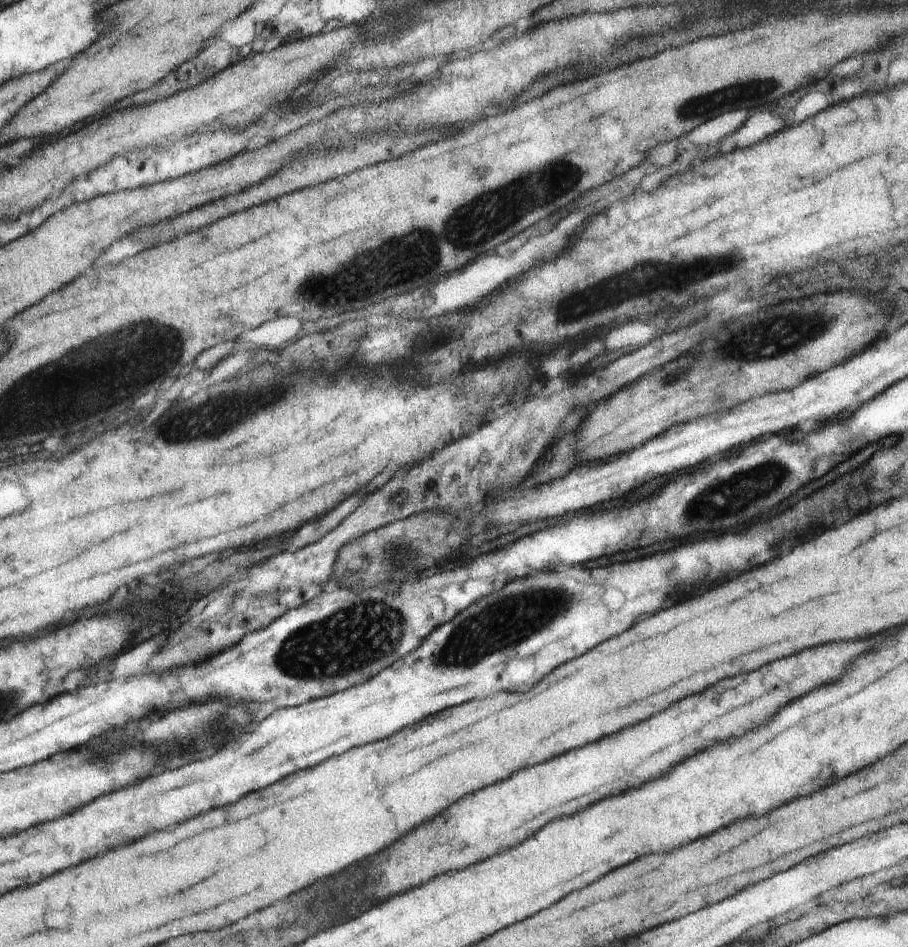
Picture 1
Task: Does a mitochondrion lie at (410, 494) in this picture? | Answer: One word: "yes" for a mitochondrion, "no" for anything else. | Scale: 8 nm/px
no

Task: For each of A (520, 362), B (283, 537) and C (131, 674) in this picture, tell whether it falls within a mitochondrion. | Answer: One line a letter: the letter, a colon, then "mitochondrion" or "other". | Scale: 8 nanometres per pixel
A: other
B: other
C: other

